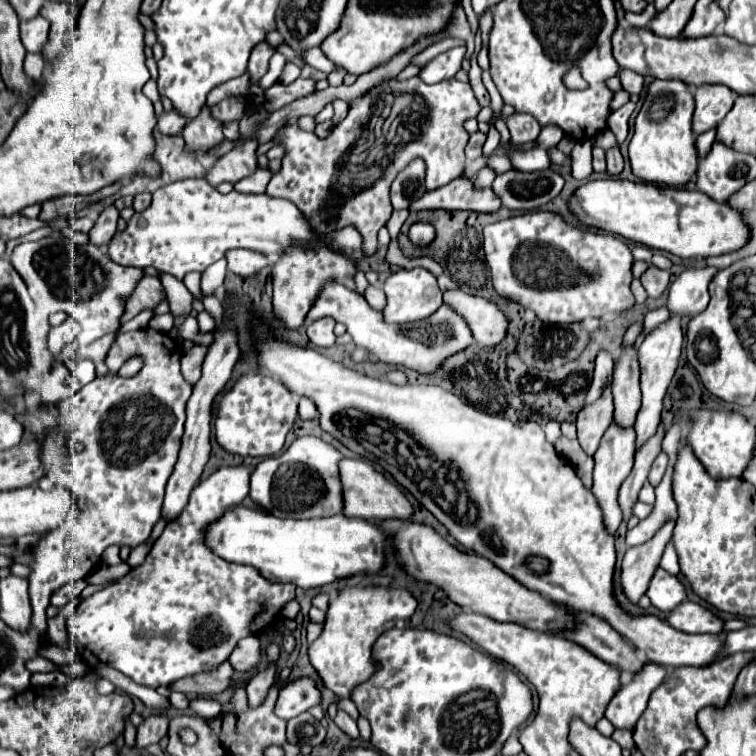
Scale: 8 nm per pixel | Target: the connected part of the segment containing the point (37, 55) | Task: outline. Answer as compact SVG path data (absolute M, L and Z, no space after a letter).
M26 49L26 57L24 60L24 70L25 73L33 78L34 80L38 81L41 79L41 74L43 72L43 69L46 66L45 59L41 52L27 52Z

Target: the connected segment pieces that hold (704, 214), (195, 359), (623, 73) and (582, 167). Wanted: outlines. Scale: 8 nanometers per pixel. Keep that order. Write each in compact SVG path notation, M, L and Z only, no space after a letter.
M621 178L591 180L571 196L571 212L581 224L619 234L637 244L671 252L679 258L709 258L741 250L751 240L751 230L741 212L715 202L703 192L631 182Z
M193 346L181 358L181 374L187 382L195 384L201 376L201 364L205 358L205 346Z
M619 70L619 78L621 78L621 86L623 90L627 90L629 94L639 94L643 90L643 76L633 72L633 70Z
M577 142L573 148L573 178L587 180L593 174L591 166L591 142Z

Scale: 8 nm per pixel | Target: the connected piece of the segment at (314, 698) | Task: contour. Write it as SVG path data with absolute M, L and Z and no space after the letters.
M311 678L291 680L283 684L283 688L279 690L275 714L283 720L291 720L301 712L309 710L311 706L317 706L319 700L321 700L321 694L315 688L315 682Z

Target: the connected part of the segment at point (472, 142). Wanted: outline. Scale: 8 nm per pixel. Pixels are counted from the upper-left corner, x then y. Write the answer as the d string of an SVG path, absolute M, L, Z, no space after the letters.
M475 132L475 134L469 138L467 148L465 148L465 154L467 154L469 160L475 160L475 158L481 156L481 148L483 148L483 144L485 144L485 138L487 138L487 136L485 136L483 132Z

